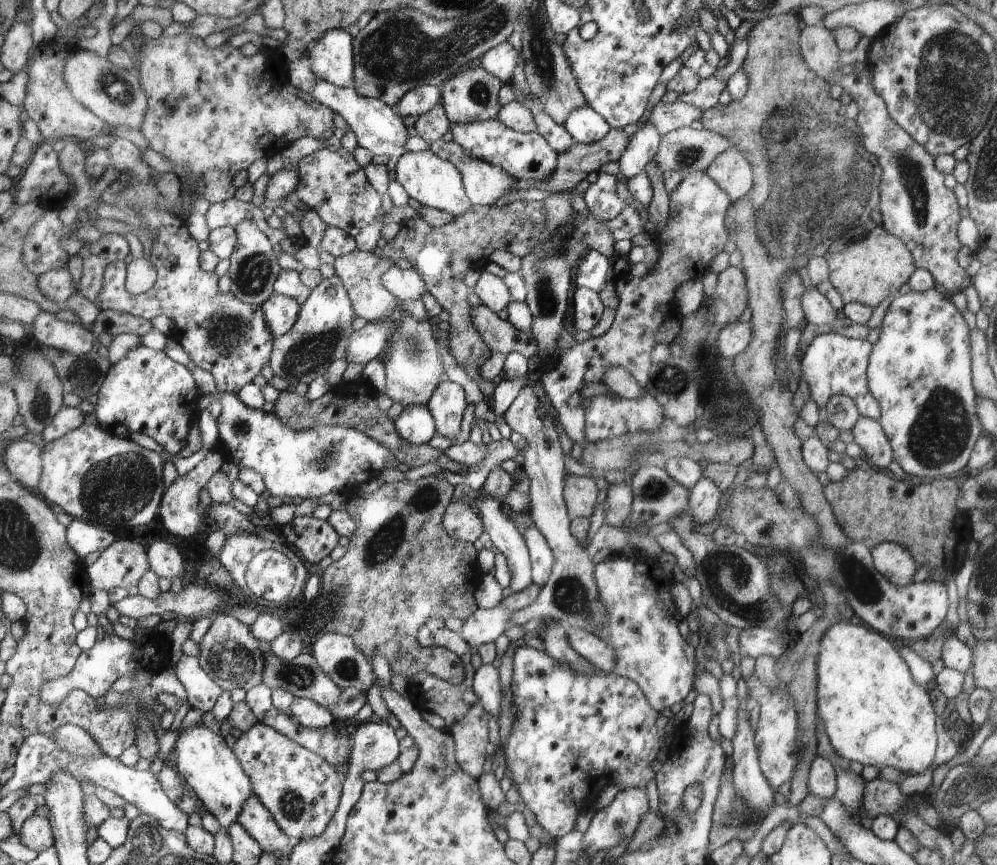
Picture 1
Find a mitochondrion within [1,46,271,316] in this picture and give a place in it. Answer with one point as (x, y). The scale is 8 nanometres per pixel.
(116, 88)

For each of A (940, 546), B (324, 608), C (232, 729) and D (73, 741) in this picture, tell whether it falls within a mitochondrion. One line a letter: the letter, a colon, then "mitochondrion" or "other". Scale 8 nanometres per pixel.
A: mitochondrion
B: mitochondrion
C: other
D: mitochondrion

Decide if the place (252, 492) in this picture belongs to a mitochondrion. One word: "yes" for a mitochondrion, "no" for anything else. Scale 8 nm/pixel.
no

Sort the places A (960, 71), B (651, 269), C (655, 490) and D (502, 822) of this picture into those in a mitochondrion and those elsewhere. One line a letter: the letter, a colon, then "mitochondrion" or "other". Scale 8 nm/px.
A: mitochondrion
B: other
C: mitochondrion
D: other

